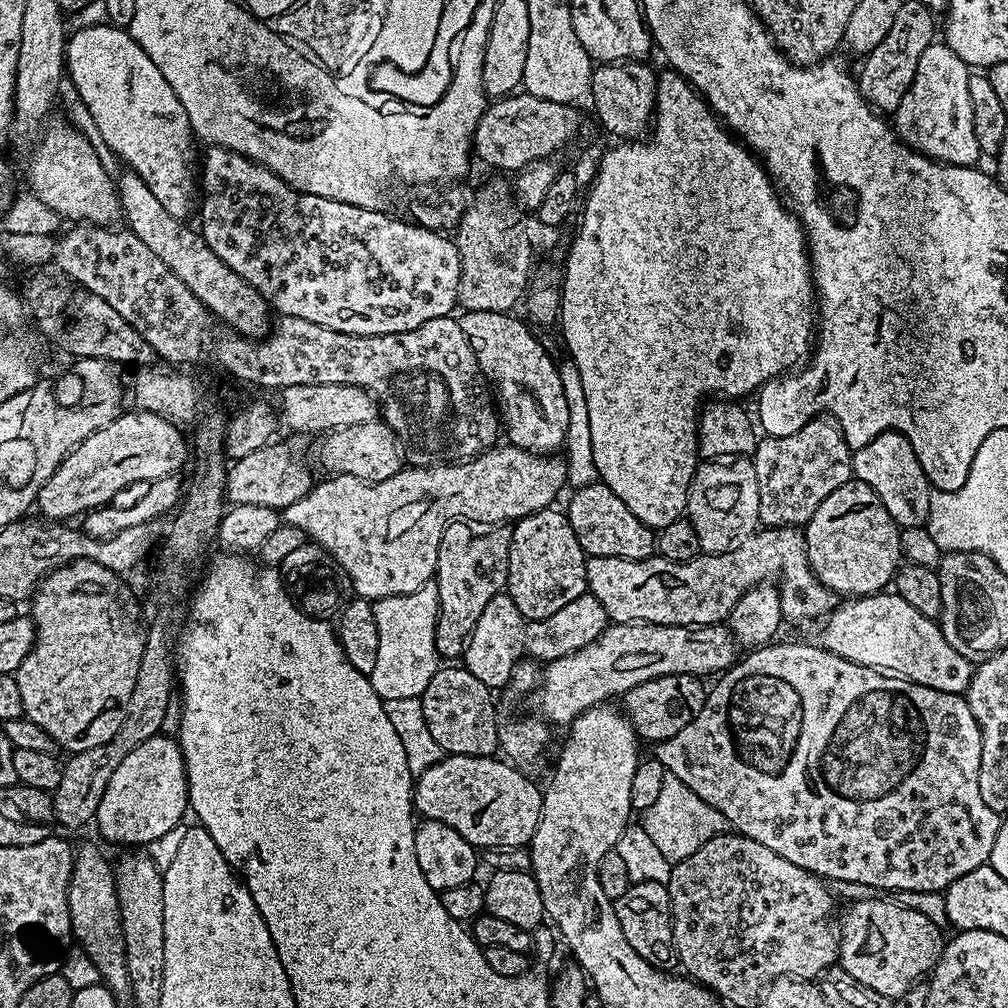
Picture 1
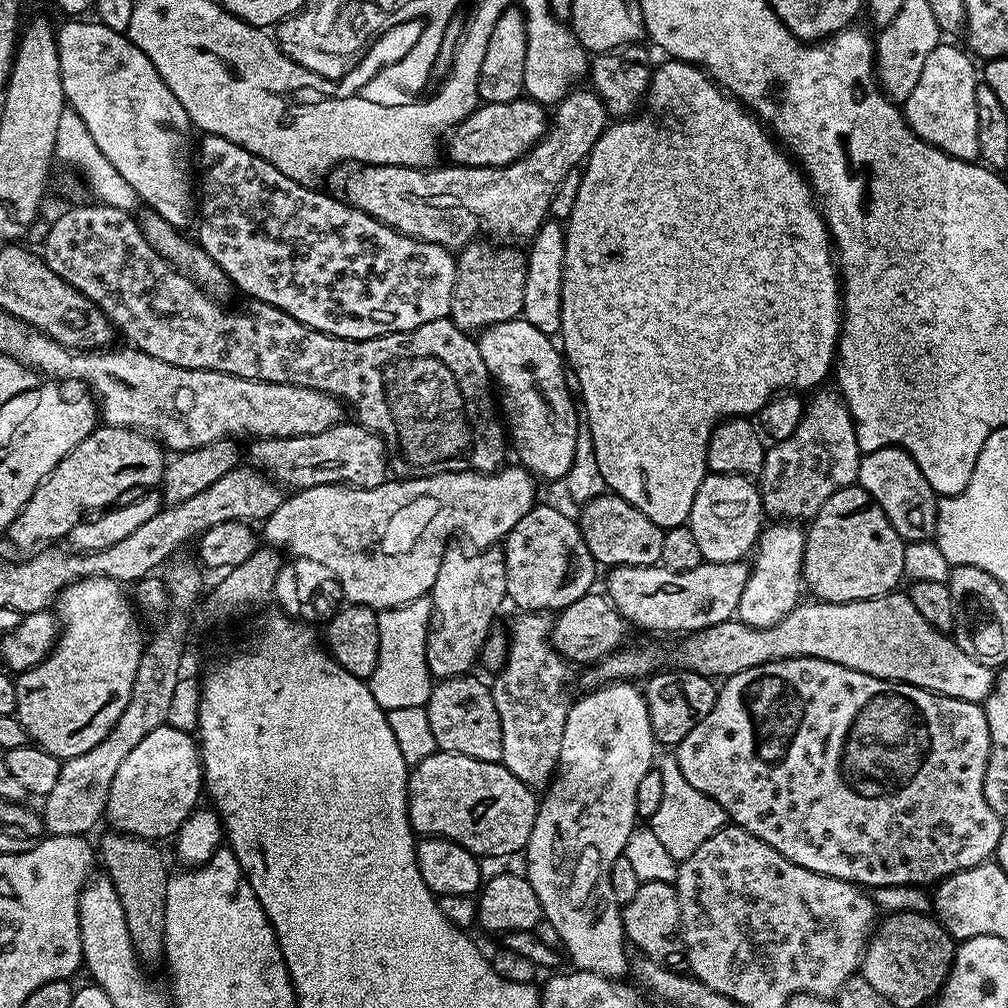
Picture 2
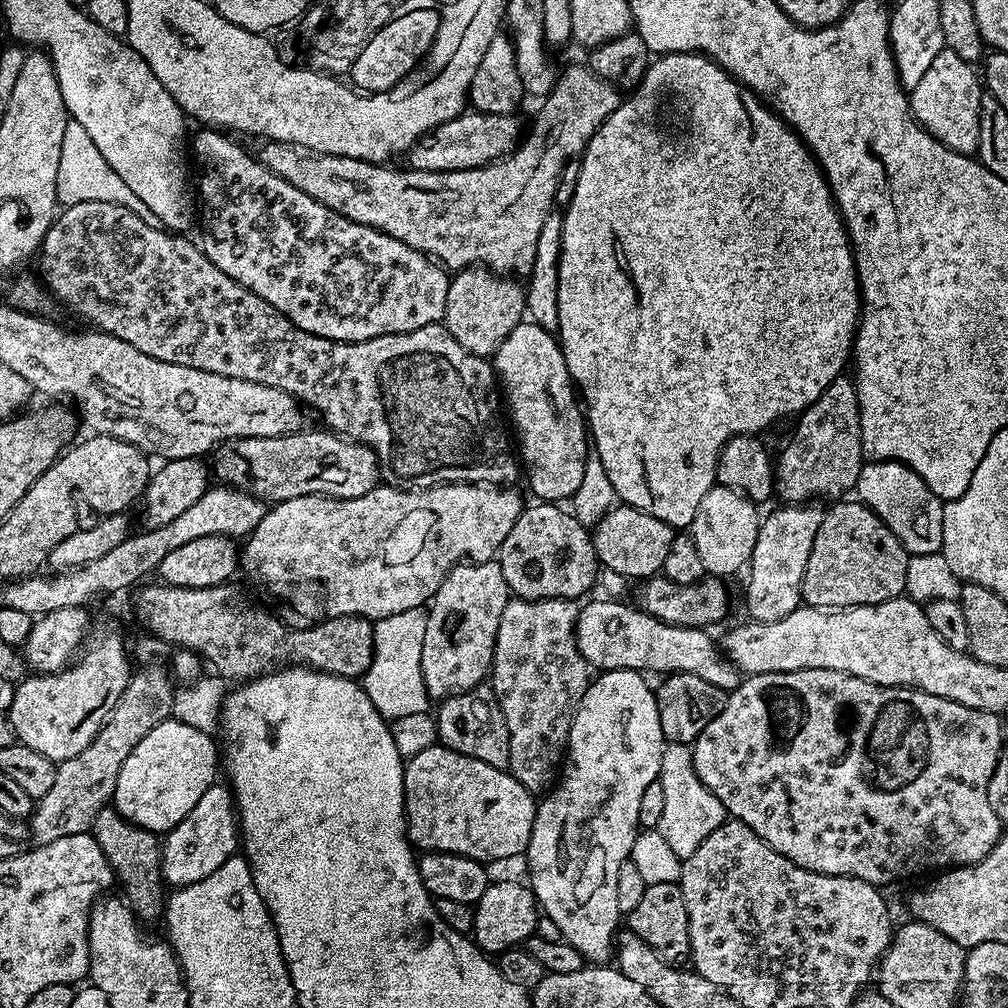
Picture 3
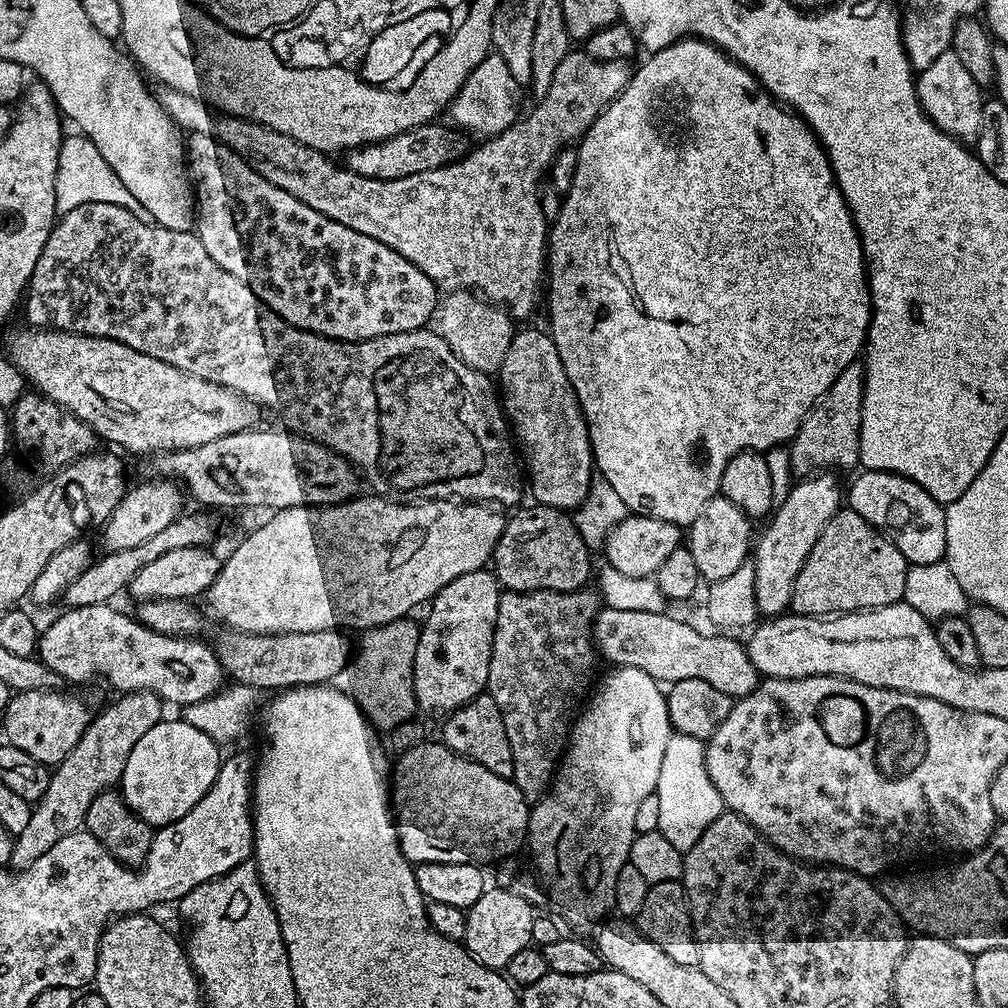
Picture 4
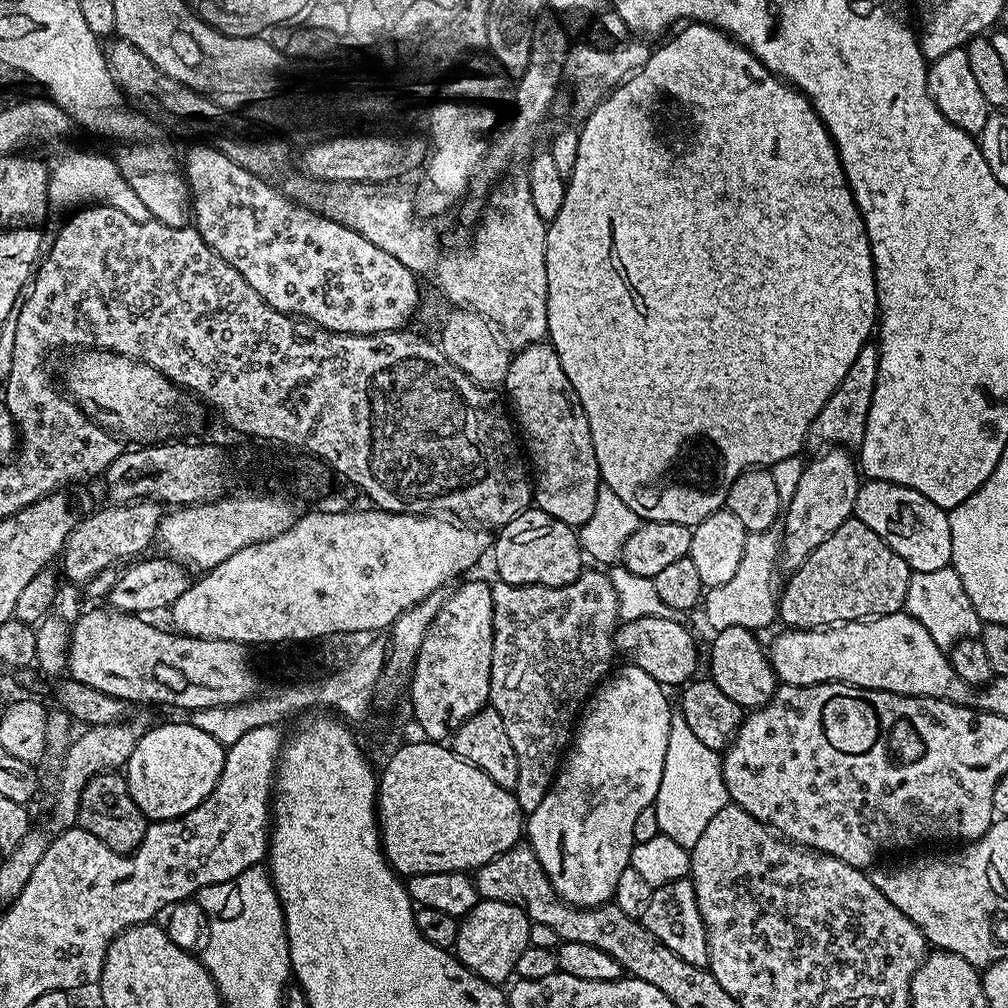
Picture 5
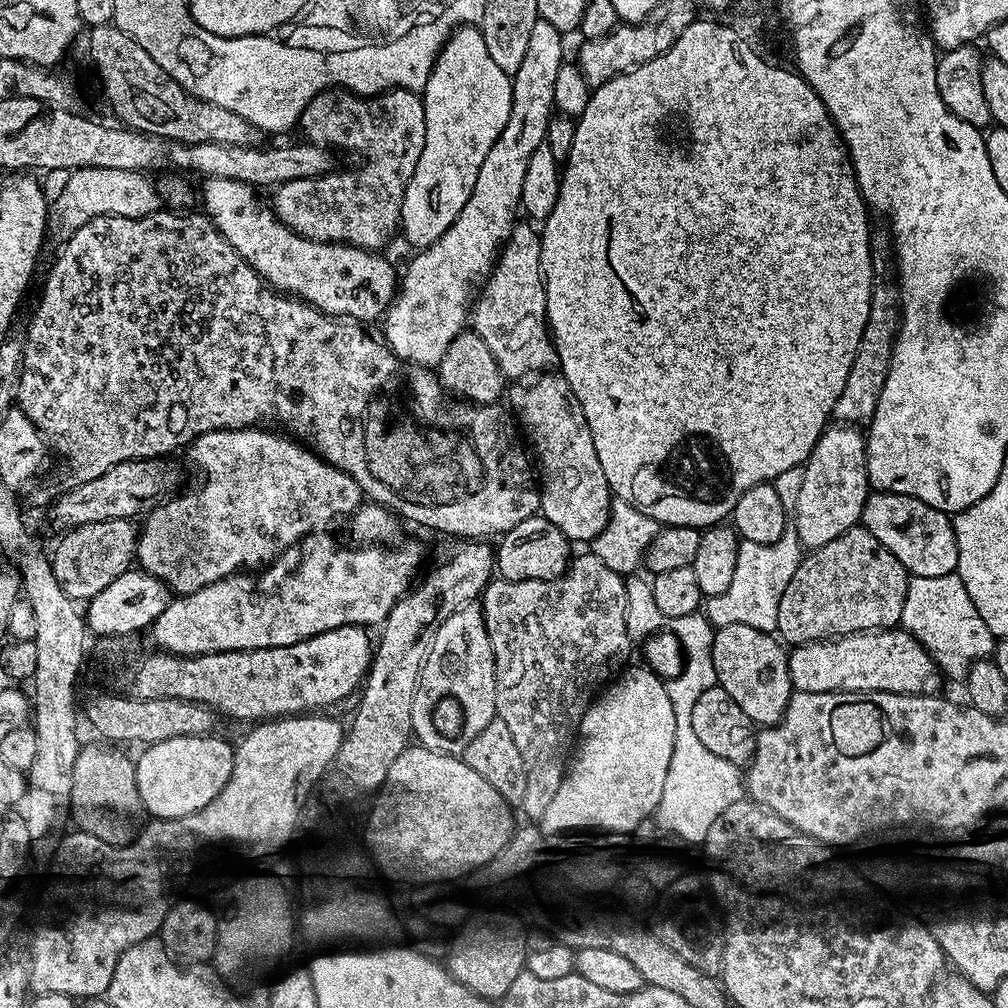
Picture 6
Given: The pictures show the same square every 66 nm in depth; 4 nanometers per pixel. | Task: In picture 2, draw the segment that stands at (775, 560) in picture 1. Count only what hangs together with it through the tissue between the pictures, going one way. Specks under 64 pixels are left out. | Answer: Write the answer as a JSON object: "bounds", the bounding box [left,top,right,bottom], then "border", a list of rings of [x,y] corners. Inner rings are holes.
{"bounds":[606,559,749,634],"border":[[[743,559],[703,563],[694,570],[671,572],[660,564],[608,568],[606,595],[629,625],[641,624],[648,632],[691,634],[736,616],[738,598],[748,581],[749,565]]]}

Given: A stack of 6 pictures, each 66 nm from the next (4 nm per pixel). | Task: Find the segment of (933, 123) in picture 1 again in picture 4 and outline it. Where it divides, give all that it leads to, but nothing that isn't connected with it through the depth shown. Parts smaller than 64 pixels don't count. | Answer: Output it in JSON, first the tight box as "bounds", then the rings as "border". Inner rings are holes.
{"bounds":[916,50,986,146],"border":[[[951,50],[938,54],[926,70],[916,76],[916,93],[922,110],[946,134],[950,134],[965,146],[975,145],[982,127],[982,110],[986,101],[985,93],[978,82],[974,82],[969,71]]]}

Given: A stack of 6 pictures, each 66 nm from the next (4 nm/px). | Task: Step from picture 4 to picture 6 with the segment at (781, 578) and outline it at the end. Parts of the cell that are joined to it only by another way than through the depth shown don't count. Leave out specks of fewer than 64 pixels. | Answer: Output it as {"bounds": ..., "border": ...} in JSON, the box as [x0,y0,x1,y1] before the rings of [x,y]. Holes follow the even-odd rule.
{"bounds":[794,427,870,549],"border":[[[825,427],[804,467],[802,488],[794,503],[794,529],[805,549],[826,546],[838,534],[860,524],[860,515],[870,495],[866,440],[855,427]]]}

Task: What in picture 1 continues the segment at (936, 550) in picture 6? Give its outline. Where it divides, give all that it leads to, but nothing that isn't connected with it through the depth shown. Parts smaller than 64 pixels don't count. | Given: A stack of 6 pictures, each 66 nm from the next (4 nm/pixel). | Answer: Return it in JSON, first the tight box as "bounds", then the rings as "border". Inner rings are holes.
{"bounds":[852,432,934,529],"border":[[[883,432],[875,436],[865,448],[855,449],[852,453],[852,475],[855,479],[866,482],[866,486],[870,486],[870,490],[882,498],[882,506],[890,510],[890,518],[894,518],[901,529],[923,528],[927,525],[934,489],[928,483],[928,475],[914,454],[914,446],[910,446],[902,433]]]}

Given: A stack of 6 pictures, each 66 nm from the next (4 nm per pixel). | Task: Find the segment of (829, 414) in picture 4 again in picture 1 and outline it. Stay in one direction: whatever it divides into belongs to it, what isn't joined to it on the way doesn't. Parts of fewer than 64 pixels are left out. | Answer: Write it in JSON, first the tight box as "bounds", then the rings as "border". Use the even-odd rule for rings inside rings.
{"bounds":[750,418,853,528],"border":[[[828,418],[808,420],[806,426],[802,426],[802,430],[794,430],[794,434],[757,439],[756,450],[750,459],[757,471],[759,523],[764,528],[795,528],[807,524],[810,518],[814,518],[814,510],[822,506],[832,491],[853,479],[852,453],[853,449],[844,441],[840,427]]]}

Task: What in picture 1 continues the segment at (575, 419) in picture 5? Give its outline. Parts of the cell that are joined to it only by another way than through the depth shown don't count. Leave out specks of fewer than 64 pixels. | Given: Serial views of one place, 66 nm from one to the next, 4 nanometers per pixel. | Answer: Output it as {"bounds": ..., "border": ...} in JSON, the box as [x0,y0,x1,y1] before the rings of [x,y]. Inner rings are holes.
{"bounds":[459,311,569,454],"border":[[[465,311],[463,315],[459,317],[462,334],[466,334],[484,379],[494,393],[506,436],[508,432],[507,443],[537,454],[552,454],[563,449],[569,411],[557,361],[536,341],[531,332],[533,329],[523,319],[520,321],[516,314]]]}

